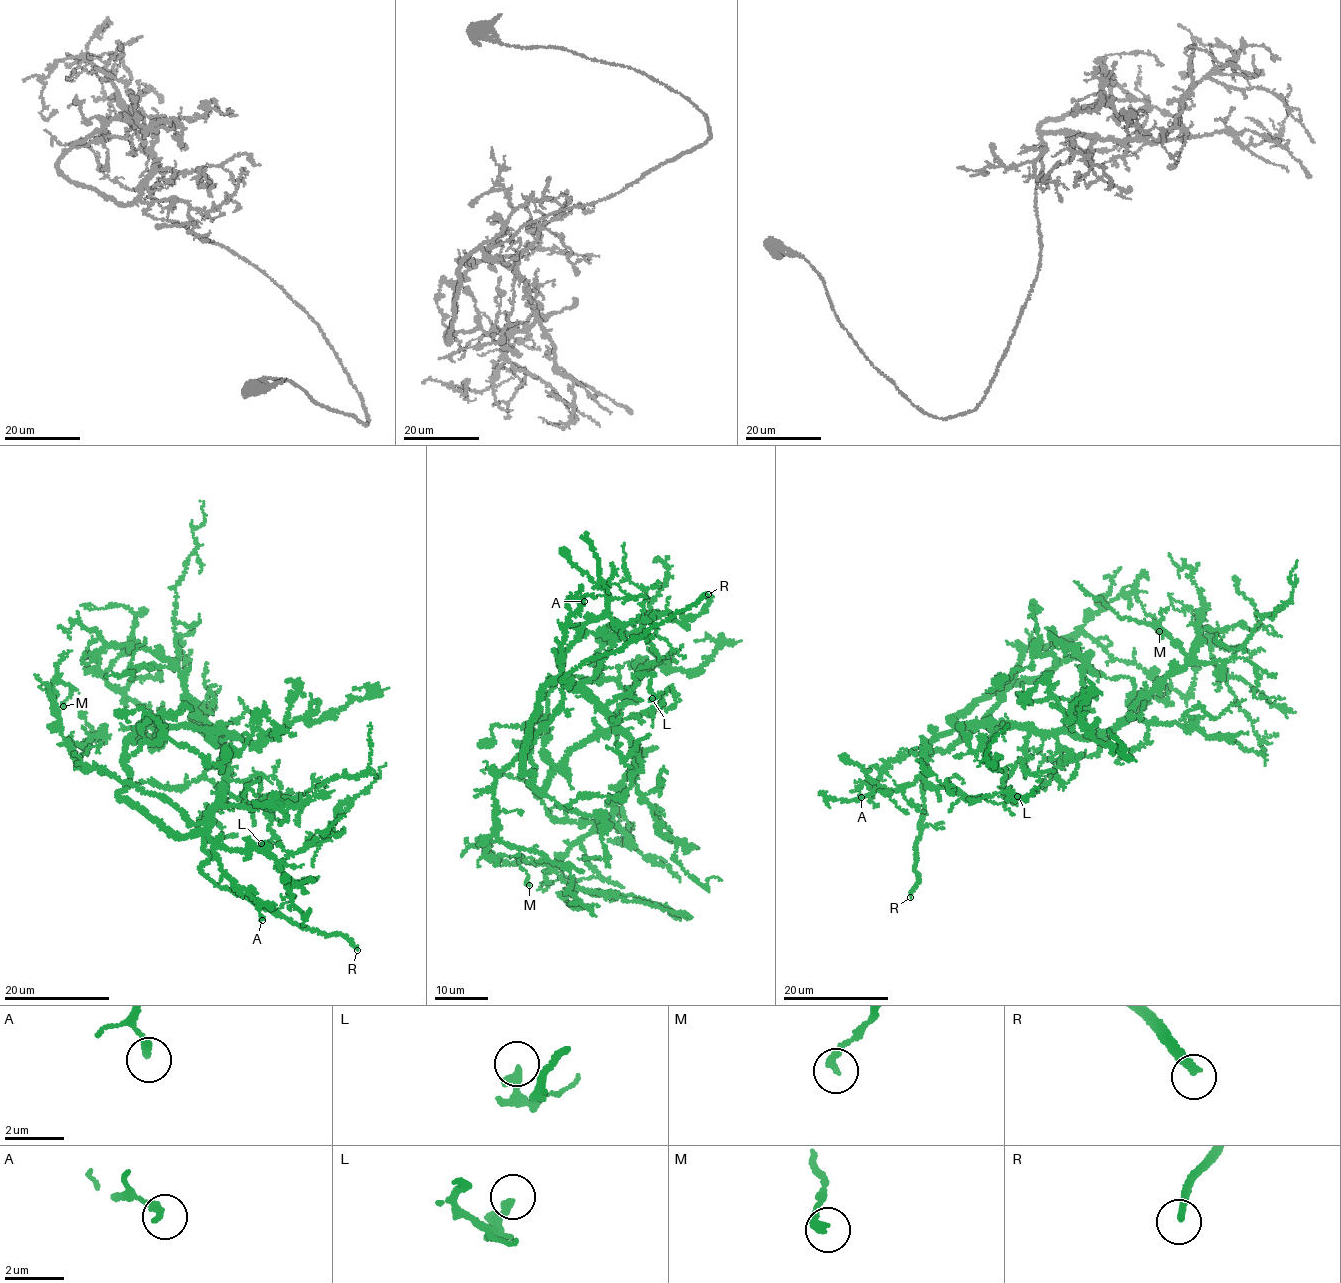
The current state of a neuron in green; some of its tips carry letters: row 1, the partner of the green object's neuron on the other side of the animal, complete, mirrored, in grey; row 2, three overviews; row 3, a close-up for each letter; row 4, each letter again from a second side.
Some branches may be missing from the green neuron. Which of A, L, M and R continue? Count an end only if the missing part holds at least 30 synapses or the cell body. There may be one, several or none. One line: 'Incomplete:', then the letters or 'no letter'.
Incomplete: R

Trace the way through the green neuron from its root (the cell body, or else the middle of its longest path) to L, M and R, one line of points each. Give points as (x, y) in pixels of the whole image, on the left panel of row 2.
L: (204, 828), (223, 789), (245, 803), (265, 800), (271, 832), (278, 840), (269, 842), (263, 850), (261, 843)
M: (204, 828), (158, 795), (104, 769), (80, 768), (49, 698), (53, 683), (62, 680), (74, 688), (63, 706)
R: (204, 828), (208, 855), (203, 862), (204, 873), (300, 926), (342, 934), (357, 950)

